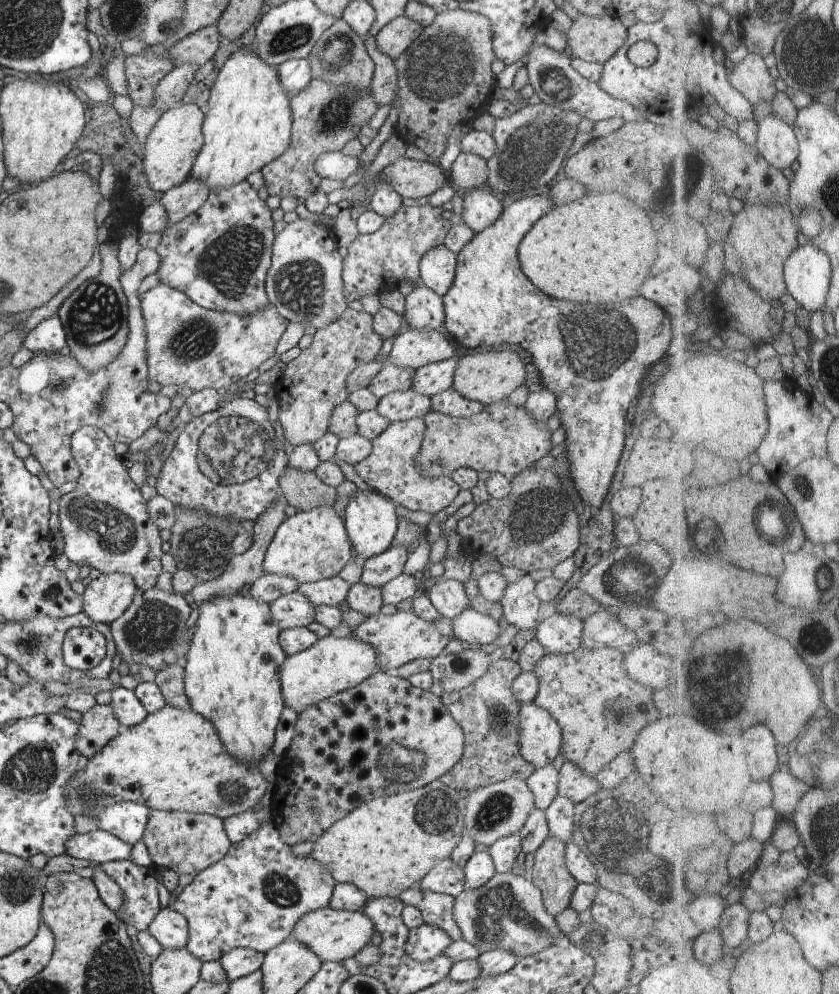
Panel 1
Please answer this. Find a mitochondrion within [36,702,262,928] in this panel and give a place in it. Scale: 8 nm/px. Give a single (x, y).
(88, 795)

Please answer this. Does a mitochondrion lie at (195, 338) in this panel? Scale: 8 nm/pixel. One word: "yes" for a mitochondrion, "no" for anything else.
yes

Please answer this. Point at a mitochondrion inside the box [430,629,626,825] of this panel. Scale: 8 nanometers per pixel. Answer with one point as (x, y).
(499, 715)

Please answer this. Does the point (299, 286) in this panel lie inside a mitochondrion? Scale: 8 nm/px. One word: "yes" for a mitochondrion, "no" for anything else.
yes

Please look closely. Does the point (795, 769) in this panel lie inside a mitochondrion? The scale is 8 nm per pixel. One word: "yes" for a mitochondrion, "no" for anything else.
no

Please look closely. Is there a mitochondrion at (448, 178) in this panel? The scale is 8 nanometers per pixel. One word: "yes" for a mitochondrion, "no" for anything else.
no

